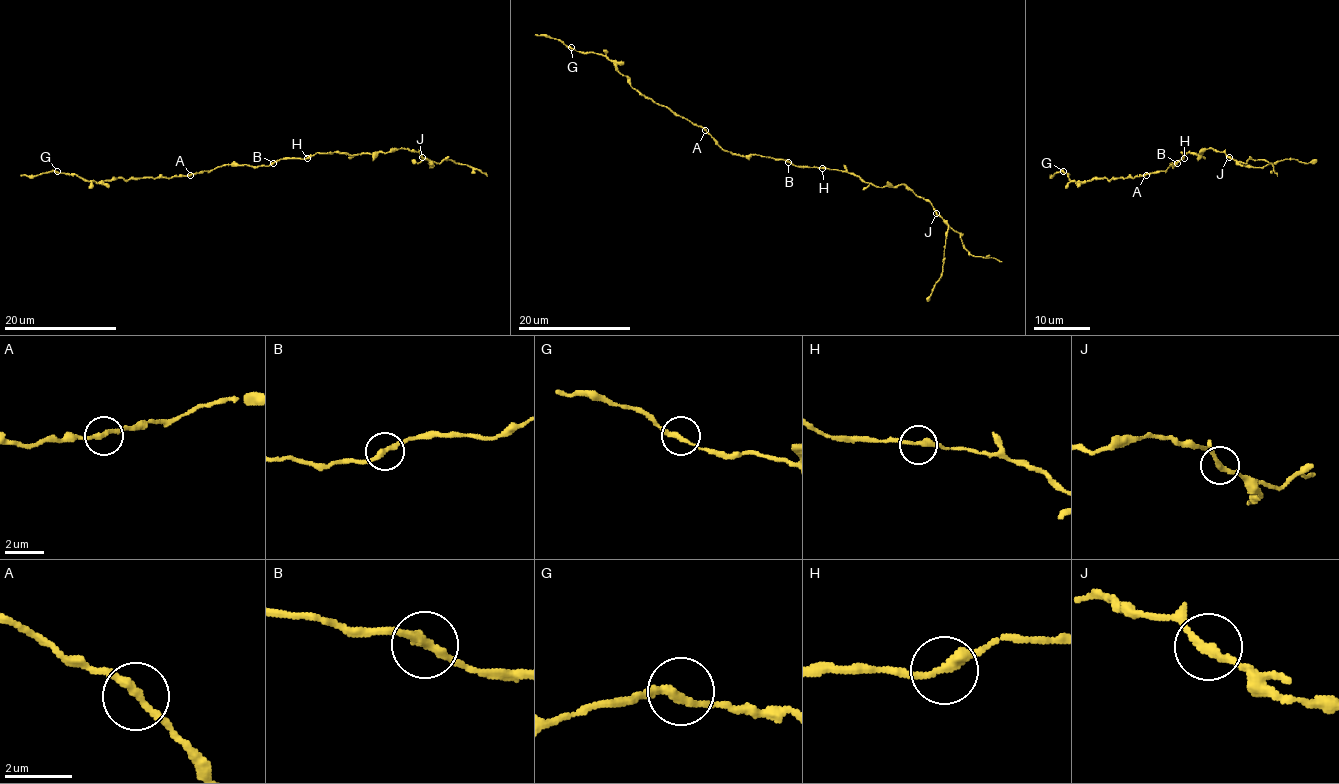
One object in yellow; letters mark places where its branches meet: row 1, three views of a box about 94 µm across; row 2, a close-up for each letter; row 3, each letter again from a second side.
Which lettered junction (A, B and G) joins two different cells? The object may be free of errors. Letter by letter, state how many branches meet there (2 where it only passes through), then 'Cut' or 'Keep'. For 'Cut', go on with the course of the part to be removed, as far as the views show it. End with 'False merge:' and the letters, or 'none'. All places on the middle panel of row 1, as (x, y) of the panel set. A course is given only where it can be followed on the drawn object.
A: Branches: 2. Keep
B: Branches: 2. Keep
G: Branches: 2. Keep
False merge: none

